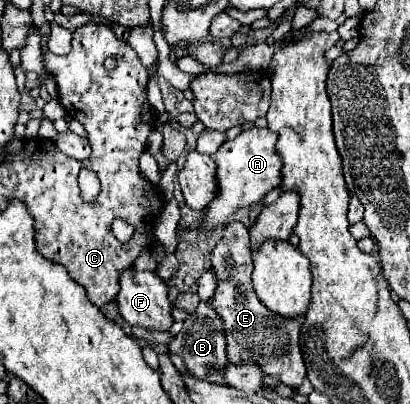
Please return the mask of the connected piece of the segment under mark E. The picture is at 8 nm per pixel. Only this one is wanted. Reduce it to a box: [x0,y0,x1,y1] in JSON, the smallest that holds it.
[209,222,305,388]

